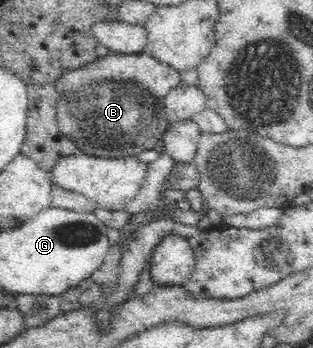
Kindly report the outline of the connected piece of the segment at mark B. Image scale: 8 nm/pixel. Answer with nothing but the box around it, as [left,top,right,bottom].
[57,53,183,158]

